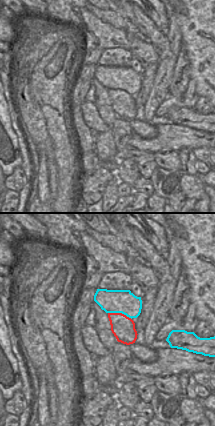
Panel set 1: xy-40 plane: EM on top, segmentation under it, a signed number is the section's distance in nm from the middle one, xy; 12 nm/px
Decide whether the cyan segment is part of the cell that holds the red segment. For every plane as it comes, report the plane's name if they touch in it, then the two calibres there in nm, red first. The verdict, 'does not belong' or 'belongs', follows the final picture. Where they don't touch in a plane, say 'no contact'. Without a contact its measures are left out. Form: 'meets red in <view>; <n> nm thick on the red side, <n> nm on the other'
meets red in xy-40; 280 nm thick on the red side, 280 nm on the other

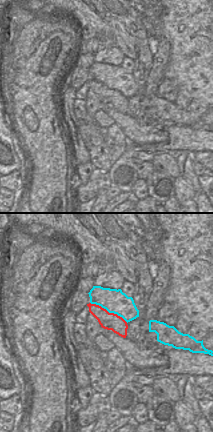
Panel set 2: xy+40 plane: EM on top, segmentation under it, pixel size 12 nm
meets red in xy+40; 220 nm thick on the red side, 280 nm on the other

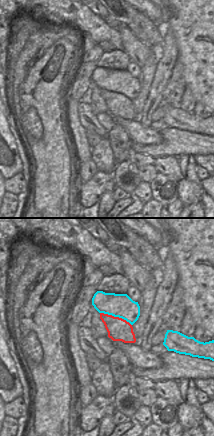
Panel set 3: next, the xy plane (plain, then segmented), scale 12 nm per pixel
meets red in xy; 280 nm thick on the red side, 280 nm on the other

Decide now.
belongs

